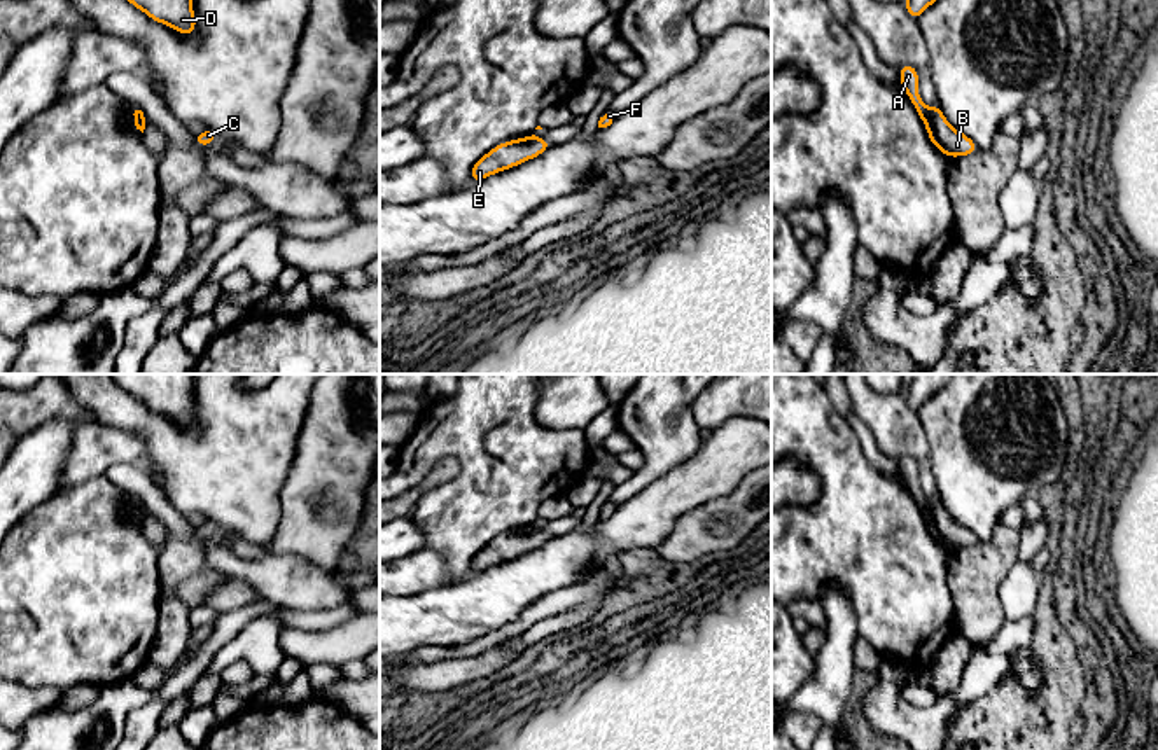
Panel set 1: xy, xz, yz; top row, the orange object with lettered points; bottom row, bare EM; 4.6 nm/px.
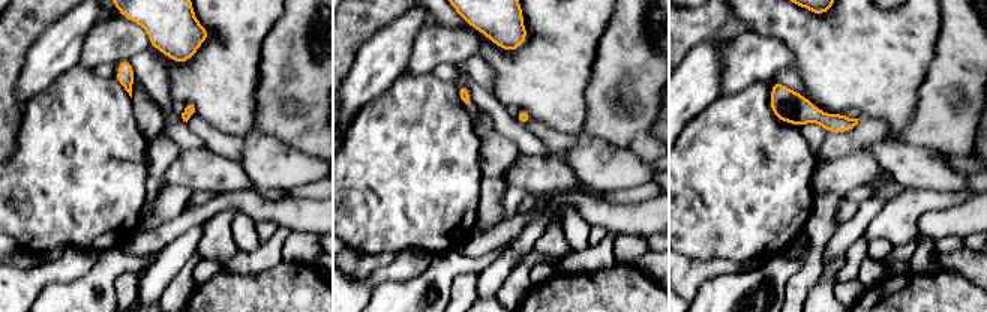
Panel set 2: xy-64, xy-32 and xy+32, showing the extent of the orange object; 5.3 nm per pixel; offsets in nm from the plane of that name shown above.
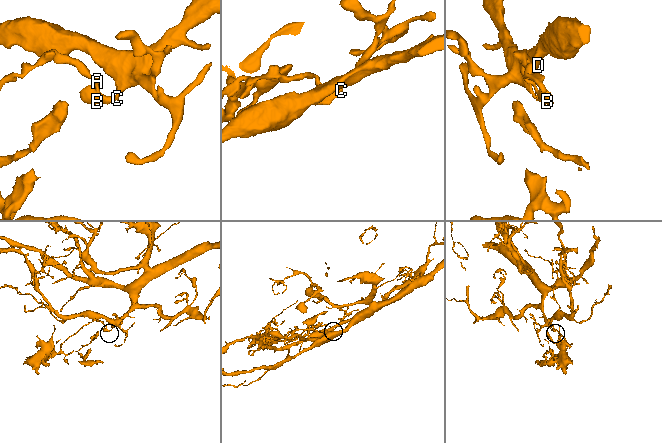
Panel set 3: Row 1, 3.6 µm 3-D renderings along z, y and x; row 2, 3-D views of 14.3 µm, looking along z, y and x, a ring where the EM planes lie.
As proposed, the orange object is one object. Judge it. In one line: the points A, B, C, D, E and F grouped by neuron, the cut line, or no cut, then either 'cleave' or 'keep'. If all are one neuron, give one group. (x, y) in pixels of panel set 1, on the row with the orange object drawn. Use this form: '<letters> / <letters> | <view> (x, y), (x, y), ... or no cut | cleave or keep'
A / B C D E F | yz (927, 109), (924, 123) | cleave

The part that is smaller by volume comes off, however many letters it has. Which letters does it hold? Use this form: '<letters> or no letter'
A

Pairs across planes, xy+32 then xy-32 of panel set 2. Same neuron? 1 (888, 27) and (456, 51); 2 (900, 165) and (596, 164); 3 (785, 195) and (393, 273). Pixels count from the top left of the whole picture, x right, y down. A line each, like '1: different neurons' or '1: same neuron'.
1: different neurons
2: same neuron
3: different neurons

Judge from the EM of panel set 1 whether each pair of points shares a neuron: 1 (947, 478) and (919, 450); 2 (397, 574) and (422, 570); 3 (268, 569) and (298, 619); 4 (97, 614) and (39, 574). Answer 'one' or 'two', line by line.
1: two
2: one
3: two
4: one

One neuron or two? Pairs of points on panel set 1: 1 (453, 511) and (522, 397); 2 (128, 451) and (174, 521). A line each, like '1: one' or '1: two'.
1: one
2: two

